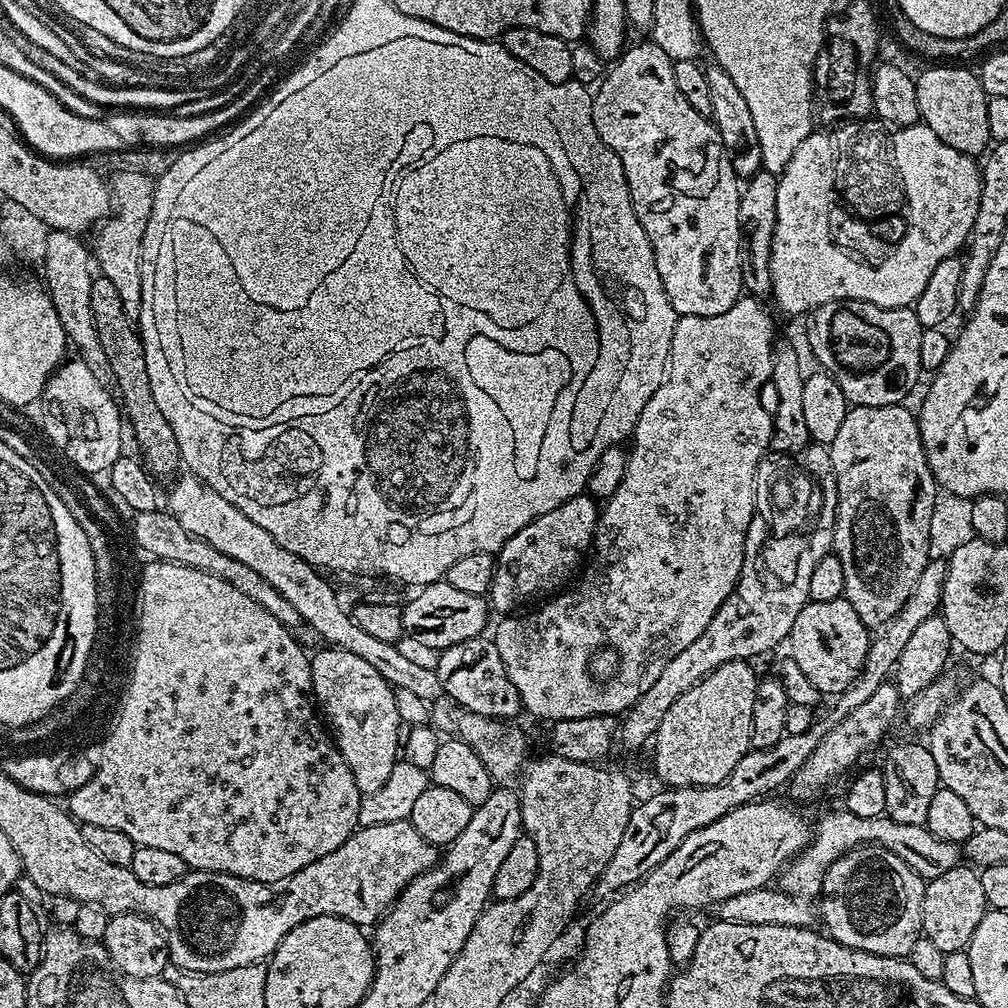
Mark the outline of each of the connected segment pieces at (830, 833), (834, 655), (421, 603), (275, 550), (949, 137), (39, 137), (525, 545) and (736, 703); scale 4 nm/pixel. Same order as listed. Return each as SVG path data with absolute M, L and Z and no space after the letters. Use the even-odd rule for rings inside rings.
M847 810L839 811L821 818L820 825L817 828L815 825L811 833L808 845L780 873L778 884L783 891L803 900L819 897L828 867L851 848L862 844L880 844L890 850L890 854L898 854L898 858L902 858L902 862L906 862L906 866L910 866L910 870L917 872L926 882L938 878L938 874L946 874L946 870L961 863L961 849L950 842L942 842L942 838L934 838L934 834L930 834L930 830L922 824L906 826L906 822L894 822L887 814L878 818L858 818Z
M841 598L834 602L809 602L798 614L792 627L792 633L787 636L787 643L792 643L790 658L798 666L798 670L802 670L806 678L810 678L817 692L839 694L846 690L846 686L850 686L850 682L854 682L854 678L858 678L866 662L870 643L868 627L869 625L862 618L858 618L858 610L854 610L854 606L850 606L850 602L846 599Z
M447 579L436 584L426 584L419 589L420 592L404 609L404 636L412 639L414 643L424 648L443 650L454 646L458 642L466 642L470 638L481 635L488 624L490 604L483 596L465 594L450 586Z
M191 474L181 475L175 481L176 485L168 492L167 511L171 512L174 518L178 518L182 530L210 542L214 550L222 550L222 554L228 554L237 562L242 562L245 566L250 566L257 574L262 574L294 610L298 610L301 621L306 625L309 624L318 635L324 639L327 645L338 648L345 648L358 658L366 658L382 678L391 684L393 689L401 688L410 690L413 694L418 694L418 698L432 702L441 695L440 683L436 677L435 671L424 664L419 664L416 660L411 660L406 653L400 649L400 646L390 642L382 642L379 638L370 638L366 630L362 630L358 625L352 622L349 609L340 605L340 600L336 597L336 592L323 580L321 573L307 564L298 554L290 554L290 550L282 550L258 522L250 522L238 506L226 502L218 490L210 490L198 479ZM180 480L180 481L179 481Z
M928 66L921 76L915 77L916 89L918 90L918 110L923 124L930 126L946 146L954 146L962 154L976 158L987 153L993 143L990 134L990 126L986 119L986 106L988 105L987 94L984 93L983 86L980 85L980 77L975 71L972 72L968 66Z
M40 84L34 85L34 90L26 96L26 90L12 94L12 100L18 104L18 114L8 114L20 129L25 143L41 155L49 158L80 158L82 154L97 154L118 150L120 140L112 136L112 130L103 119L91 120L72 113L61 100L48 92Z
M581 494L562 502L562 506L554 506L550 514L542 514L542 518L534 518L530 526L518 530L518 534L507 540L495 557L491 607L495 611L497 608L500 614L508 614L527 600L539 601L563 589L573 579L572 571L581 567L580 559L589 555L599 517L598 504L588 494Z
M731 660L718 666L706 678L702 678L693 688L686 690L662 714L658 722L658 730L652 748L652 764L656 767L656 776L661 785L670 788L697 788L698 786L714 786L714 782L722 782L738 761L742 759L752 746L752 715L754 714L754 690L758 683L758 675L753 665L746 660Z

